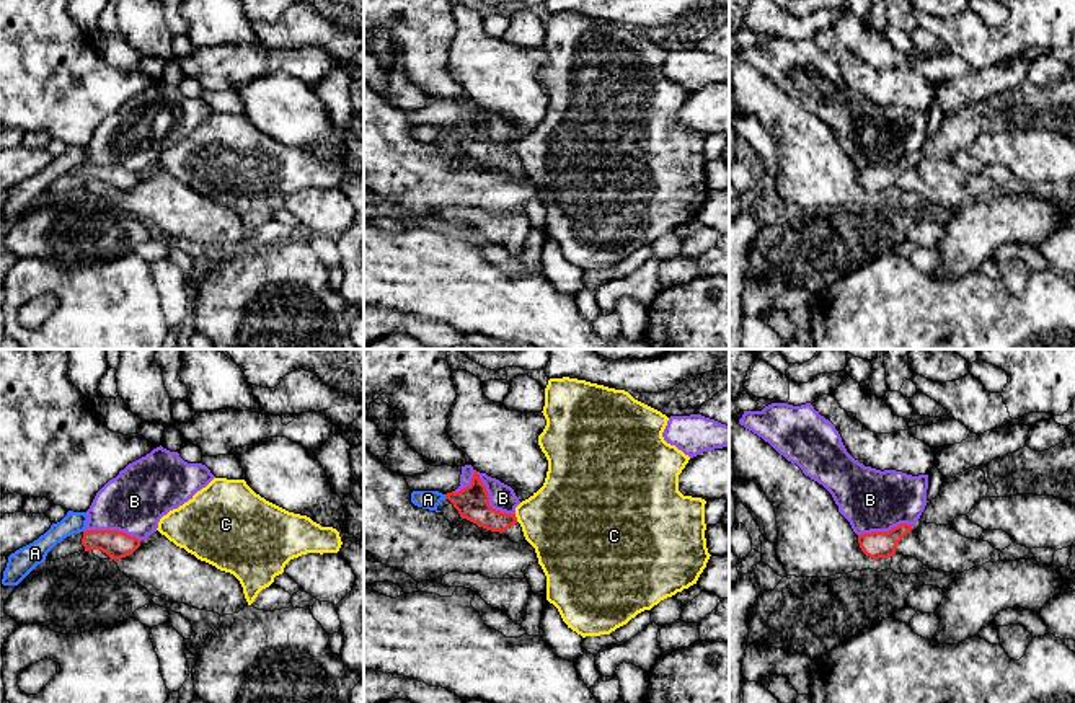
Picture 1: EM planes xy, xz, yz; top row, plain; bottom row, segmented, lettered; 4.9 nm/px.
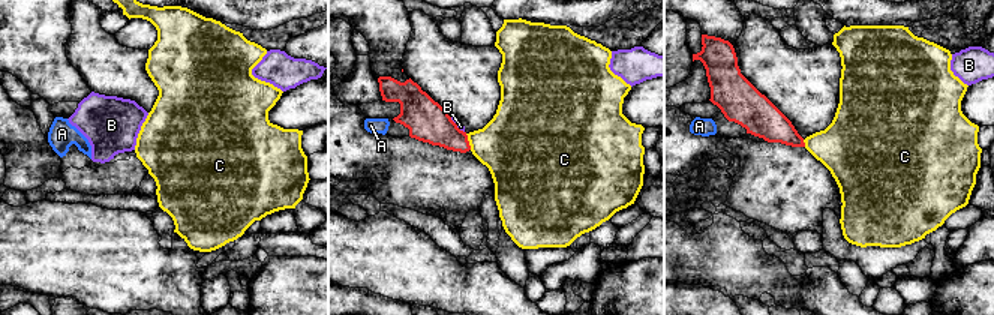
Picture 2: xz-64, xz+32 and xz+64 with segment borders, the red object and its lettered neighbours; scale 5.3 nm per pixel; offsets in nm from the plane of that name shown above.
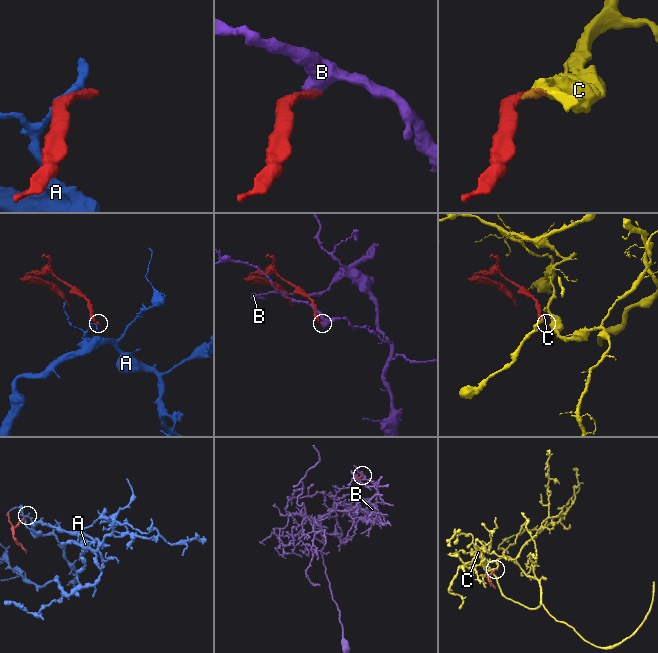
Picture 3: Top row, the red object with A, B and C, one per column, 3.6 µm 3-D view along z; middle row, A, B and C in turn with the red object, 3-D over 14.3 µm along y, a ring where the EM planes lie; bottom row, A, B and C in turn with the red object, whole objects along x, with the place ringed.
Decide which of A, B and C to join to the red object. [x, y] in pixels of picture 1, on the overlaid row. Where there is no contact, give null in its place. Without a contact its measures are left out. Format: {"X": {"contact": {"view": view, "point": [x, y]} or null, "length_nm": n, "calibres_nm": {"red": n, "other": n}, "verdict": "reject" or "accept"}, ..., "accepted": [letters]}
{"A": {"contact": {"view": "xz", "point": [446, 496]}, "length_nm": 30, "calibres_nm": {"red": 160, "other": 100}, "verdict": "reject"}, "B": {"contact": {"view": "xz", "point": [485, 486]}, "length_nm": 340, "calibres_nm": {"red": 160, "other": 130}, "verdict": "reject"}, "C": {"contact": {"view": "xz", "point": [516, 517]}, "length_nm": 40, "calibres_nm": {"red": 160, "other": 420}, "verdict": "reject"}, "accepted": []}

